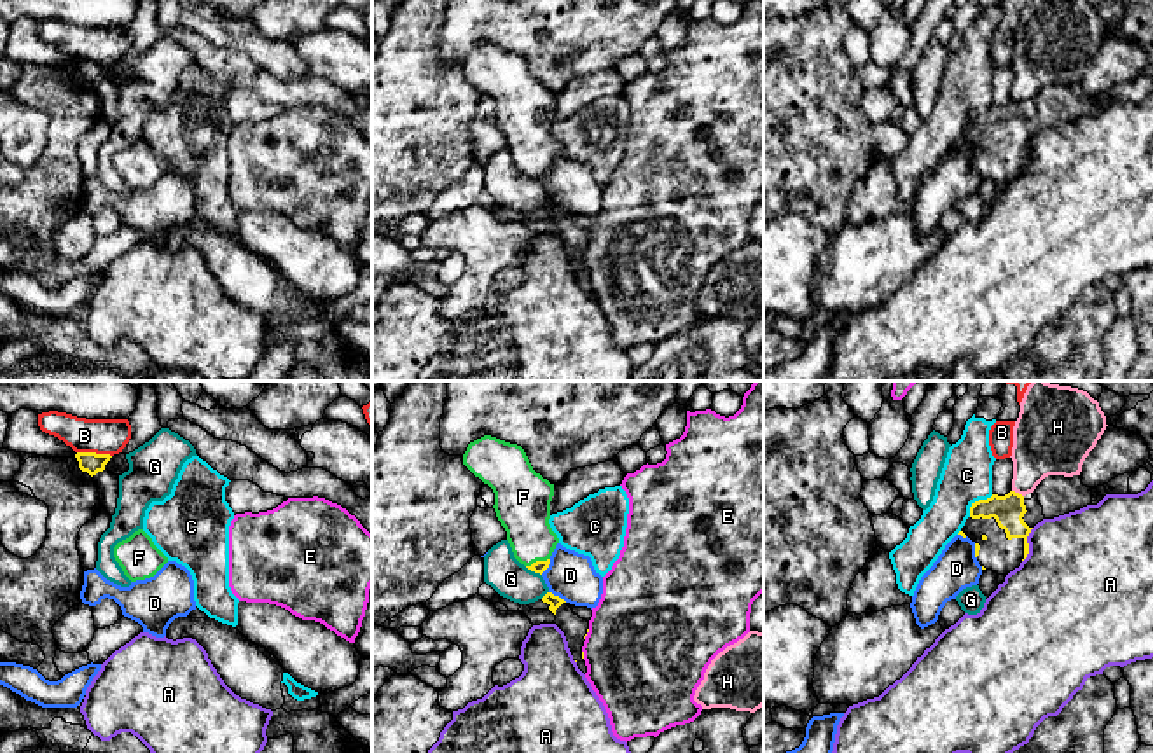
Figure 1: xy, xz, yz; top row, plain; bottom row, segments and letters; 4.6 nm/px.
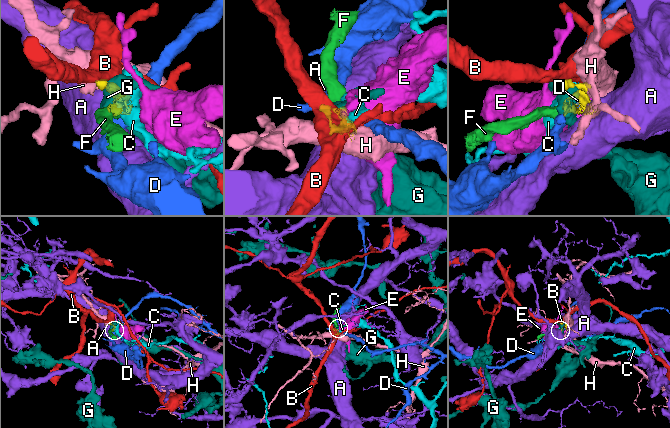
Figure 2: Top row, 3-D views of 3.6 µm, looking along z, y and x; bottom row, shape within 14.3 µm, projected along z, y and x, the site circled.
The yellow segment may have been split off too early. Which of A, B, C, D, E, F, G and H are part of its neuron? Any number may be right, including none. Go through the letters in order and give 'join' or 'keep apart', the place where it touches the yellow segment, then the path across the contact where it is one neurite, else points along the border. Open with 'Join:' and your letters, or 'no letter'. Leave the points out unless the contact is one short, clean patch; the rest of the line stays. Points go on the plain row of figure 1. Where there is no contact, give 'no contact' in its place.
Join: F
A: keep apart; contact yz (1028, 154); border yz (1033, 137), (1028, 145), (1028, 165), (1023, 170)
B: keep apart; contact xy (95, 62); border xy (77, 60), (107, 62), (110, 65)
C: keep apart; contact yz (979, 109); border yz (993, 103), (977, 109), (970, 116), (968, 124)
D: keep apart; contact xz (558, 205)
E: keep apart; contact xz (586, 243); border xz (589, 238), (584, 247)
F: join; contact xz (537, 170)
G: keep apart; contact xz (533, 179)
H: keep apart; contact yz (1017, 102); border yz (1012, 98), (1023, 105)

